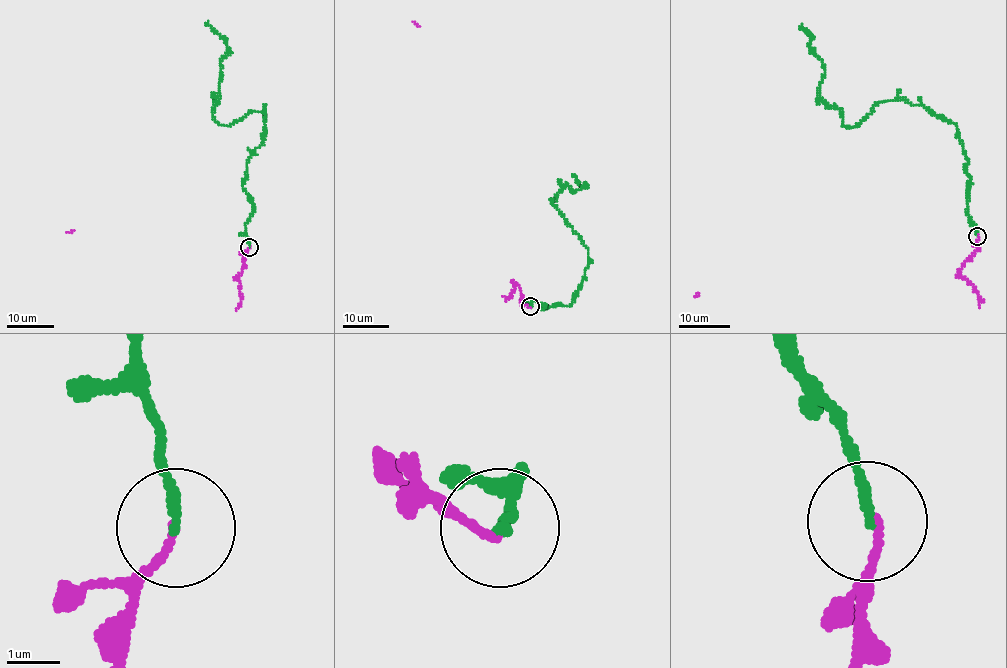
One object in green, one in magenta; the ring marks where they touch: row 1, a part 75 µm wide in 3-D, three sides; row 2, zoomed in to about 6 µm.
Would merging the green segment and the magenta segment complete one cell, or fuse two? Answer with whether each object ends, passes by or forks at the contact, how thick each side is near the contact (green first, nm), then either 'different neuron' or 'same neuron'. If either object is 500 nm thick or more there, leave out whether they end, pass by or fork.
green ends; magenta ends; calibres 180 and 140 nm; same neuron

